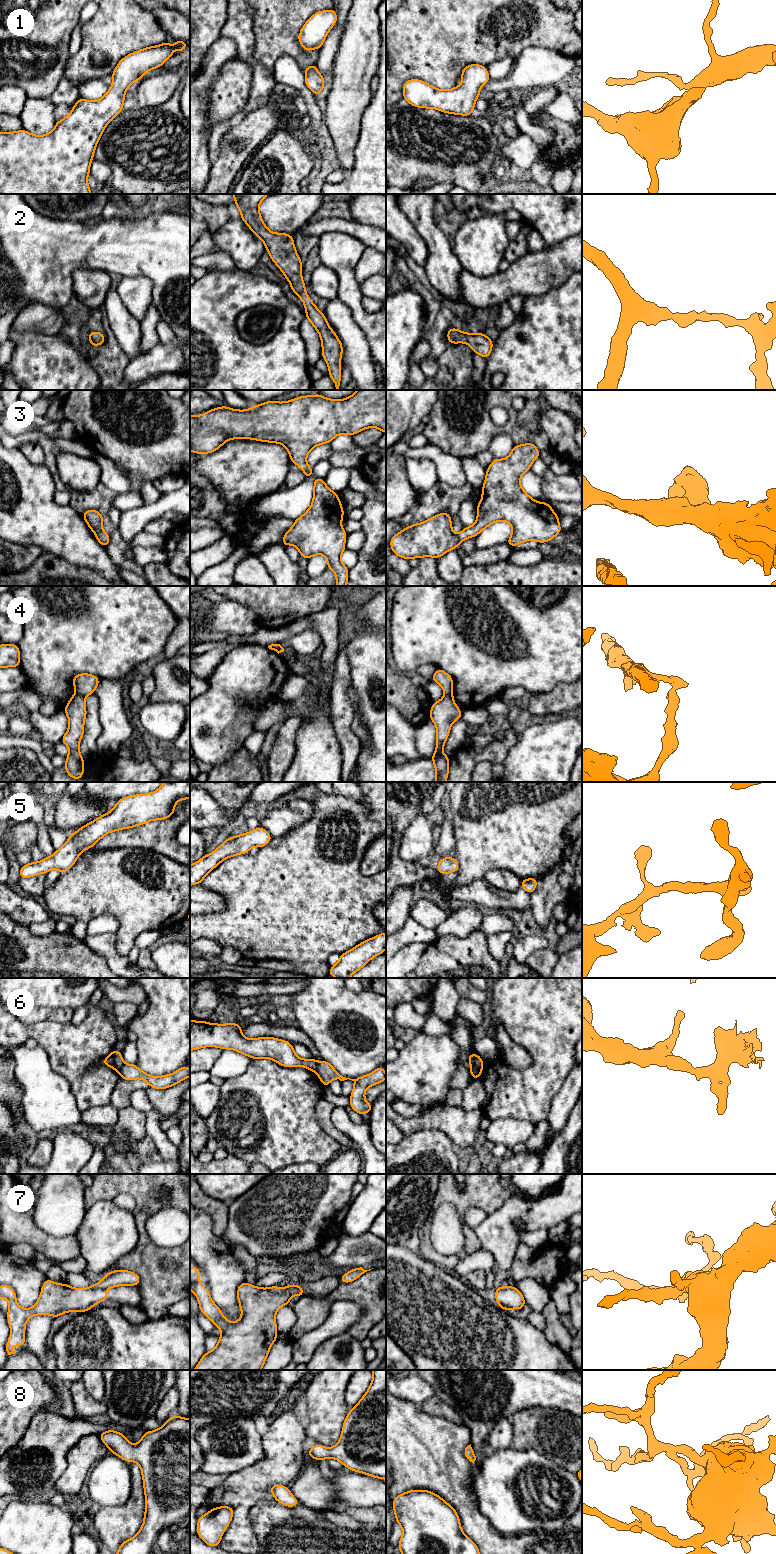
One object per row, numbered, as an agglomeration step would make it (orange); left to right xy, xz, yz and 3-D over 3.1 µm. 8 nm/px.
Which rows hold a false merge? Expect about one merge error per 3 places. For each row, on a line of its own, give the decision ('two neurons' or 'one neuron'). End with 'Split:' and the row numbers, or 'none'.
1: one neuron
2: one neuron
3: one neuron
4: two neurons
5: one neuron
6: two neurons
7: two neurons
8: one neuron
Split: 4, 6, 7

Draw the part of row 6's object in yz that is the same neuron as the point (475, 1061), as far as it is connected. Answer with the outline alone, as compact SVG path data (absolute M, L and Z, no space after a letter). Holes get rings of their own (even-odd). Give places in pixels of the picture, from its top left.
M476 1052L473 1054L467 1055L467 1058L471 1068L482 1067L484 1064L482 1058L478 1056Z

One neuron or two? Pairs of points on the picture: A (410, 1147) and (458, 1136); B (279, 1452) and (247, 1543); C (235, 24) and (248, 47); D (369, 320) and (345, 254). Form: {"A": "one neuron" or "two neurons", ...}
{"A": "two neurons", "B": "one neuron", "C": "one neuron", "D": "one neuron"}

